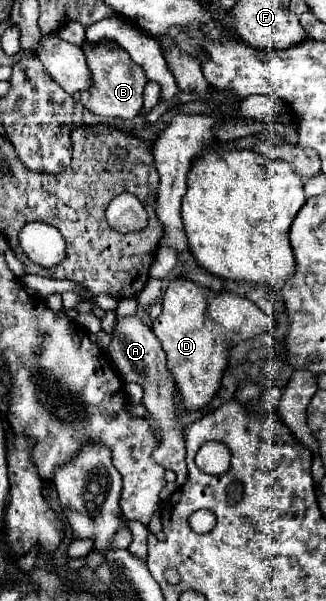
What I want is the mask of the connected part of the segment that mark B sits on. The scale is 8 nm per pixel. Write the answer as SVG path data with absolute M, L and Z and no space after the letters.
M106 42L84 46L88 66L92 70L92 88L80 94L80 104L98 116L112 116L122 120L134 120L144 104L144 86L148 78L144 70L130 62L130 56L122 48L110 48Z

